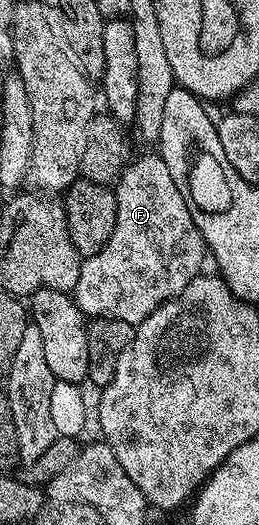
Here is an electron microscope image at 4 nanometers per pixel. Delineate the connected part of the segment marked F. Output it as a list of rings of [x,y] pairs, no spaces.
[[[161,154],[144,155],[140,159],[127,162],[122,169],[122,174],[118,176],[113,184],[112,190],[116,197],[116,229],[112,229],[112,237],[108,237],[108,245],[104,245],[104,249],[100,249],[100,253],[95,255],[87,255],[83,258],[82,268],[80,269],[80,281],[76,281],[72,298],[82,311],[83,315],[96,319],[115,319],[116,321],[128,321],[135,325],[143,323],[152,312],[160,305],[164,305],[172,297],[176,297],[180,293],[184,293],[186,286],[192,282],[202,270],[202,262],[208,254],[208,248],[204,237],[200,233],[200,229],[196,229],[196,221],[192,221],[192,213],[188,209],[188,205],[184,201],[184,197],[180,193],[180,189],[176,189],[176,181],[172,181],[172,173],[168,173],[168,165],[164,165]]]

